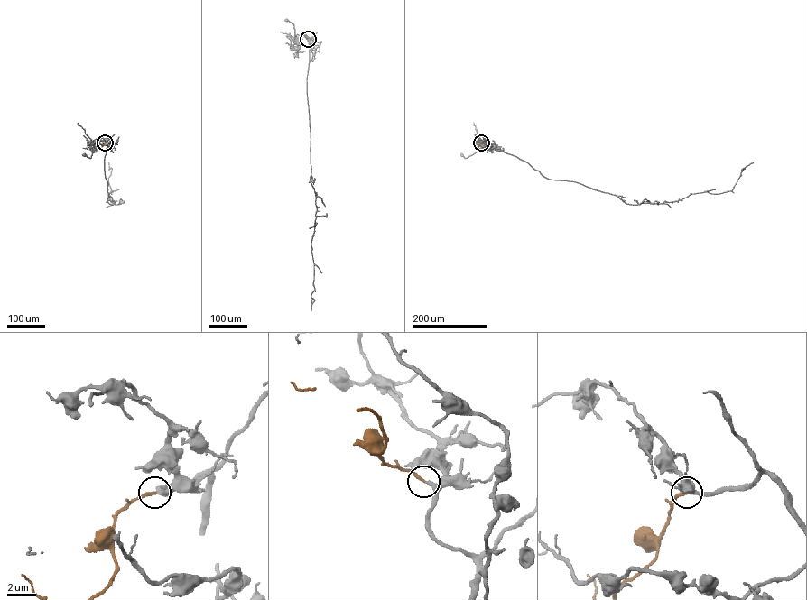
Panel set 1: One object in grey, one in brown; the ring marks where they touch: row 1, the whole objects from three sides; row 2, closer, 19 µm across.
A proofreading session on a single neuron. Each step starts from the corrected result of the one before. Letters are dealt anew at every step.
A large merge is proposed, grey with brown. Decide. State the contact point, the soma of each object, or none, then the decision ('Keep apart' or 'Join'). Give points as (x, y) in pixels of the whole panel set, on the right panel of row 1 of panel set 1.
Place: (481, 143). Soma of grey: (461, 154). Soma of brown: none. Join

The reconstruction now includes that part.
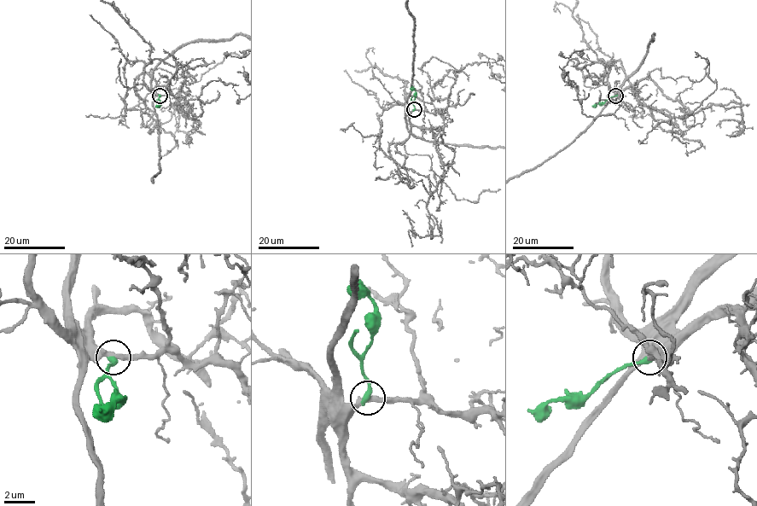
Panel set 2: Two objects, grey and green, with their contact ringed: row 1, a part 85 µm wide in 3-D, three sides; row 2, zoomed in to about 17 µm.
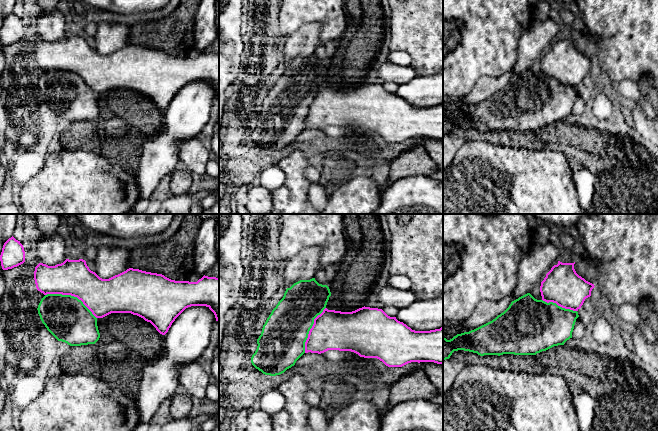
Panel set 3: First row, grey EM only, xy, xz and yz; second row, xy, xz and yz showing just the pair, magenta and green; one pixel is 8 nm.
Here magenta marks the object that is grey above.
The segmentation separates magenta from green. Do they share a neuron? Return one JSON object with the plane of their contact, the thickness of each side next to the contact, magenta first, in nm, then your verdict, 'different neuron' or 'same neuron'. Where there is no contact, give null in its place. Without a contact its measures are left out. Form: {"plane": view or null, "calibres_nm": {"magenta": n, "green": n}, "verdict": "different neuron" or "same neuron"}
{"plane": "xy", "calibres_nm": {"magenta": 300, "green": 360}, "verdict": "different neuron"}

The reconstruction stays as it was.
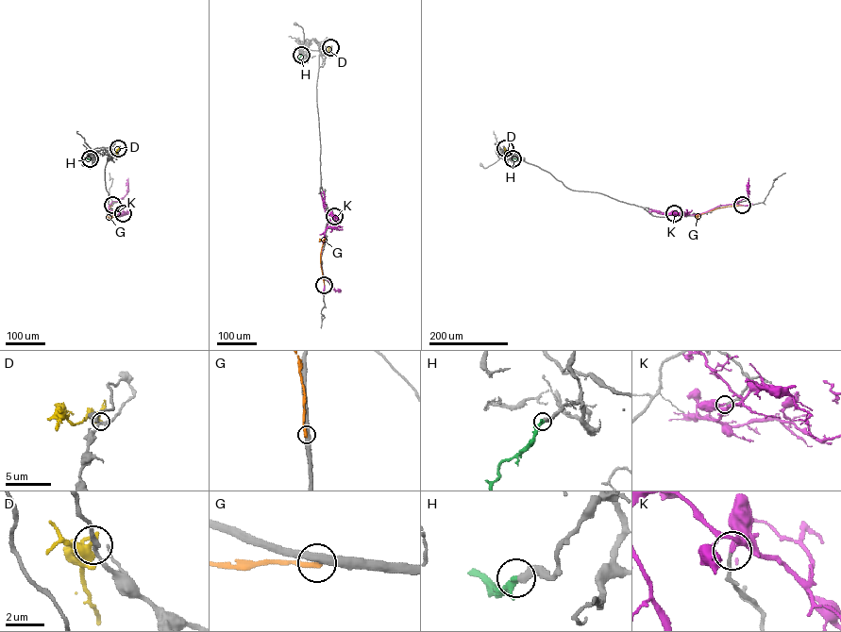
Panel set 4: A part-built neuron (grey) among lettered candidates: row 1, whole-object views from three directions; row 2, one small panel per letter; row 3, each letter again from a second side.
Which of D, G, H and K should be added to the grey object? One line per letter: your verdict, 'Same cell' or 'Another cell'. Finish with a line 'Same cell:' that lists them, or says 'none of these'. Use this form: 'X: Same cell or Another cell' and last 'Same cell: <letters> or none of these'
D: Another cell
G: Another cell
H: Same cell
K: Another cell
Same cell: H

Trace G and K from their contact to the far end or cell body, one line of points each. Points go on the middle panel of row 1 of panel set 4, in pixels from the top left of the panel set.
G: (324, 285), (320, 254), (324, 239), (319, 241)
K: (334, 216), (327, 216), (320, 261), (323, 276), (336, 291), (340, 291)

